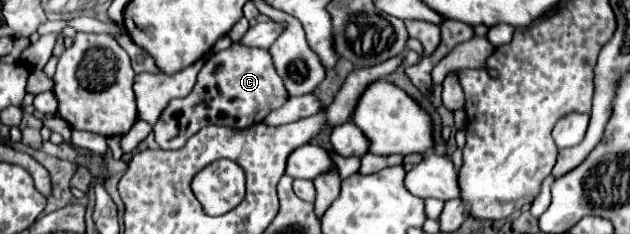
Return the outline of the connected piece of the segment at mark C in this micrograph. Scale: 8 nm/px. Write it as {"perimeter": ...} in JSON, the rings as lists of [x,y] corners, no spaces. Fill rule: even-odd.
{"perimeter":[[[233,43],[229,49],[213,53],[205,61],[199,79],[187,97],[171,99],[167,103],[153,127],[155,141],[161,149],[181,149],[191,135],[207,125],[245,129],[263,121],[271,109],[283,107],[287,99],[287,89],[273,67],[271,53],[267,49]]]}

